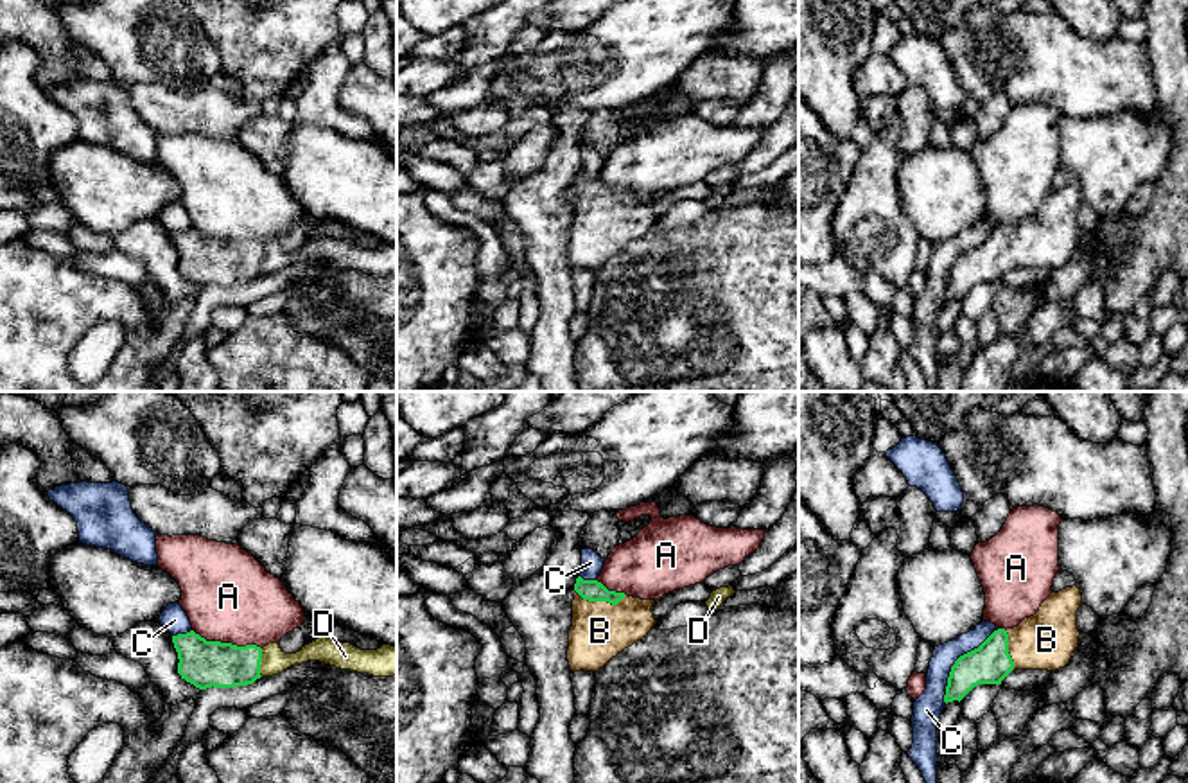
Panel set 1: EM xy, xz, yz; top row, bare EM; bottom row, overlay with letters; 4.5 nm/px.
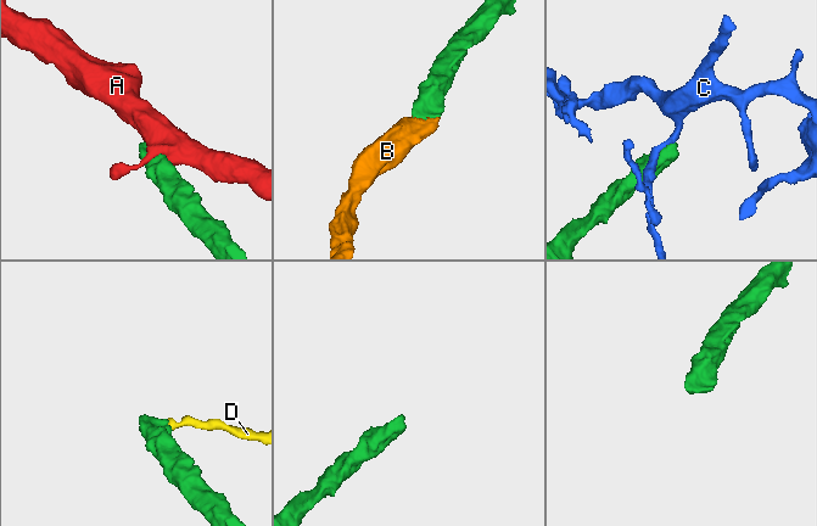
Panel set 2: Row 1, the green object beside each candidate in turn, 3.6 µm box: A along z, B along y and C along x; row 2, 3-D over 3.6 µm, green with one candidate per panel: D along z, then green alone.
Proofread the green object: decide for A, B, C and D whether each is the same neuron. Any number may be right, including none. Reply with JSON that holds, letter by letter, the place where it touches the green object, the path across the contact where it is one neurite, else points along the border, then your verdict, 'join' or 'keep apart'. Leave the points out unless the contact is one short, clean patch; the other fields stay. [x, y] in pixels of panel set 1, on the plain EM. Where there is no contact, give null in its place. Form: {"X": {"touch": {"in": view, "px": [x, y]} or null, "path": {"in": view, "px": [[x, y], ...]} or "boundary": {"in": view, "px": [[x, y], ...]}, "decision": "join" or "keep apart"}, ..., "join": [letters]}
{"A": {"touch": {"in": "xy", "px": [227, 241]}, "decision": "keep apart"}, "B": {"touch": {"in": "xz", "px": [602, 198]}, "path": {"in": "xz", "px": [[589, 187], [602, 198], [600, 228]]}, "decision": "join"}, "C": {"touch": {"in": "yz", "px": [955, 259]}, "decision": "keep apart"}, "D": {"touch": {"in": "xy", "px": [259, 261]}, "boundary": {"in": "xy", "px": [[262, 246], [261, 273]]}, "decision": "keep apart"}, "join": ["B"]}

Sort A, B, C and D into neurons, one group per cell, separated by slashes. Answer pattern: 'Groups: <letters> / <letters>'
Groups: A / B / C / D

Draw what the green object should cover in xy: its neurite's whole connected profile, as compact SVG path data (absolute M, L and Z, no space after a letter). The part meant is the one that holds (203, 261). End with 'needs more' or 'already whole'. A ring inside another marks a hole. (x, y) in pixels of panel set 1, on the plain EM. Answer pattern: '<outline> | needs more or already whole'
M194 228L172 233L178 271L199 287L248 284L260 277L262 246L206 239Z | already whole

